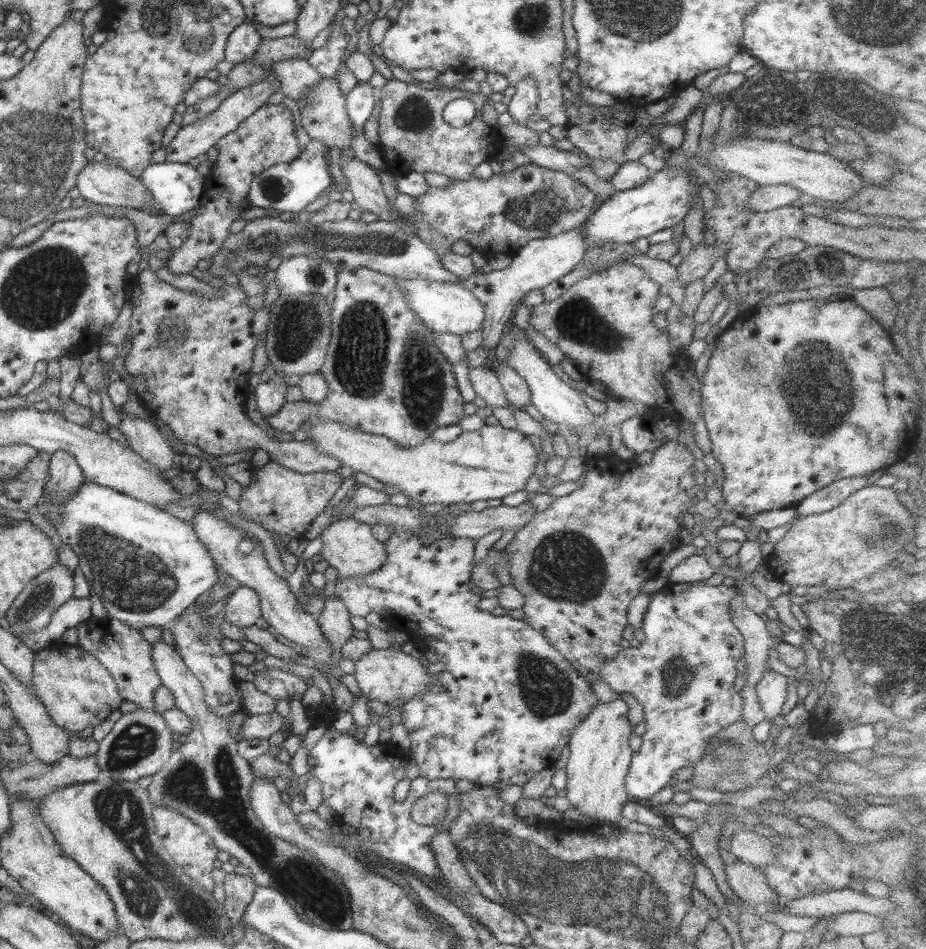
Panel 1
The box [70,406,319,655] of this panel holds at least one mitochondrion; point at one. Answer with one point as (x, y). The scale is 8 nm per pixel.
(138, 580)

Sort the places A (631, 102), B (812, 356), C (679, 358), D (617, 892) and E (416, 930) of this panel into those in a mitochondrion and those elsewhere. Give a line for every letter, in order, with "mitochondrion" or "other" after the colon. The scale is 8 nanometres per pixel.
A: other
B: mitochondrion
C: other
D: mitochondrion
E: mitochondrion

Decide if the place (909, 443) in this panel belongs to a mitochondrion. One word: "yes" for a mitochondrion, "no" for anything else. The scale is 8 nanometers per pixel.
no

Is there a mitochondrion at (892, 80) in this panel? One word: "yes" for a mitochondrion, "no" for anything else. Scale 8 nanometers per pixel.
no

